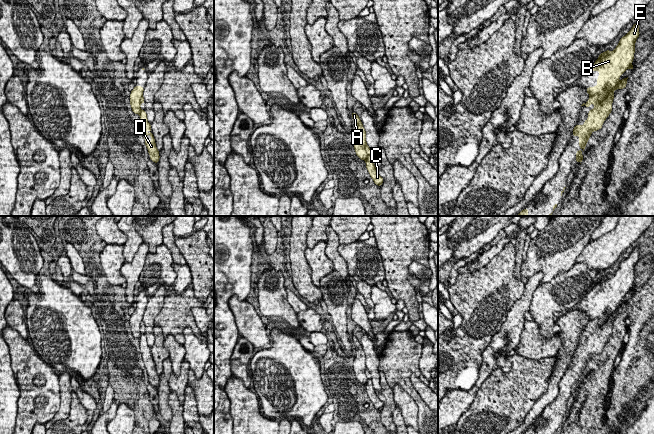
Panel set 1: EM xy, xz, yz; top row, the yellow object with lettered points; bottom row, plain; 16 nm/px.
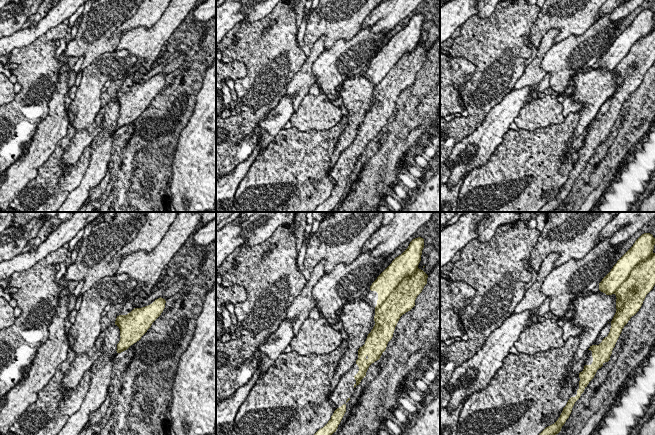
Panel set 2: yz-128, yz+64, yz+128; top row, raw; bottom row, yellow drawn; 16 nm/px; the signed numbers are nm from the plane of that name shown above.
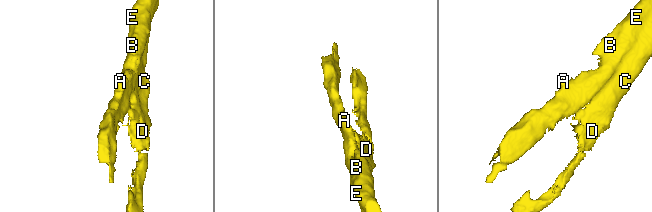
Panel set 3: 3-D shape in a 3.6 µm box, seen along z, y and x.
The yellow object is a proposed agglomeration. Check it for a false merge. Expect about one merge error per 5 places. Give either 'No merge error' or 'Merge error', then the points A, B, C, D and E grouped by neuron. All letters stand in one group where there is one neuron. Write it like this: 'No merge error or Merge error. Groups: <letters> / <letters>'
Merge error. Groups: A B E / C D

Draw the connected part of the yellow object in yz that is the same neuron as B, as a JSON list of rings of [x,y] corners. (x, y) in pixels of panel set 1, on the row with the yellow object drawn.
[[[635,23],[631,30],[620,39],[612,52],[606,50],[600,53],[599,58],[590,68],[591,71],[600,72],[597,75],[597,86],[586,88],[590,97],[597,95],[598,101],[601,102],[608,91],[617,85],[619,77],[633,62],[635,42],[639,35],[639,23]]]

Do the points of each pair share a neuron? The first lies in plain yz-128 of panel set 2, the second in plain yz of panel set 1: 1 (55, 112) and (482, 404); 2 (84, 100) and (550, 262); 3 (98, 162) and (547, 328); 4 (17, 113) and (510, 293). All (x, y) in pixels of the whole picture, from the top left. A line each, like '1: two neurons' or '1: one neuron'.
1: two neurons
2: two neurons
3: two neurons
4: one neuron

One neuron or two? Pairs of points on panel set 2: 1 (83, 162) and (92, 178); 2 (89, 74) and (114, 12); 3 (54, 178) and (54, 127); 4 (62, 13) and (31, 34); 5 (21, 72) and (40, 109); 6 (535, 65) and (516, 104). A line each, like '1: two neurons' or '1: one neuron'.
1: two neurons
2: two neurons
3: two neurons
4: one neuron
5: one neuron
6: two neurons

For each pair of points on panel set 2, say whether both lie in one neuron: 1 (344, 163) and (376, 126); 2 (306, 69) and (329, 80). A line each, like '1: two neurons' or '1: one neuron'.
1: one neuron
2: two neurons

